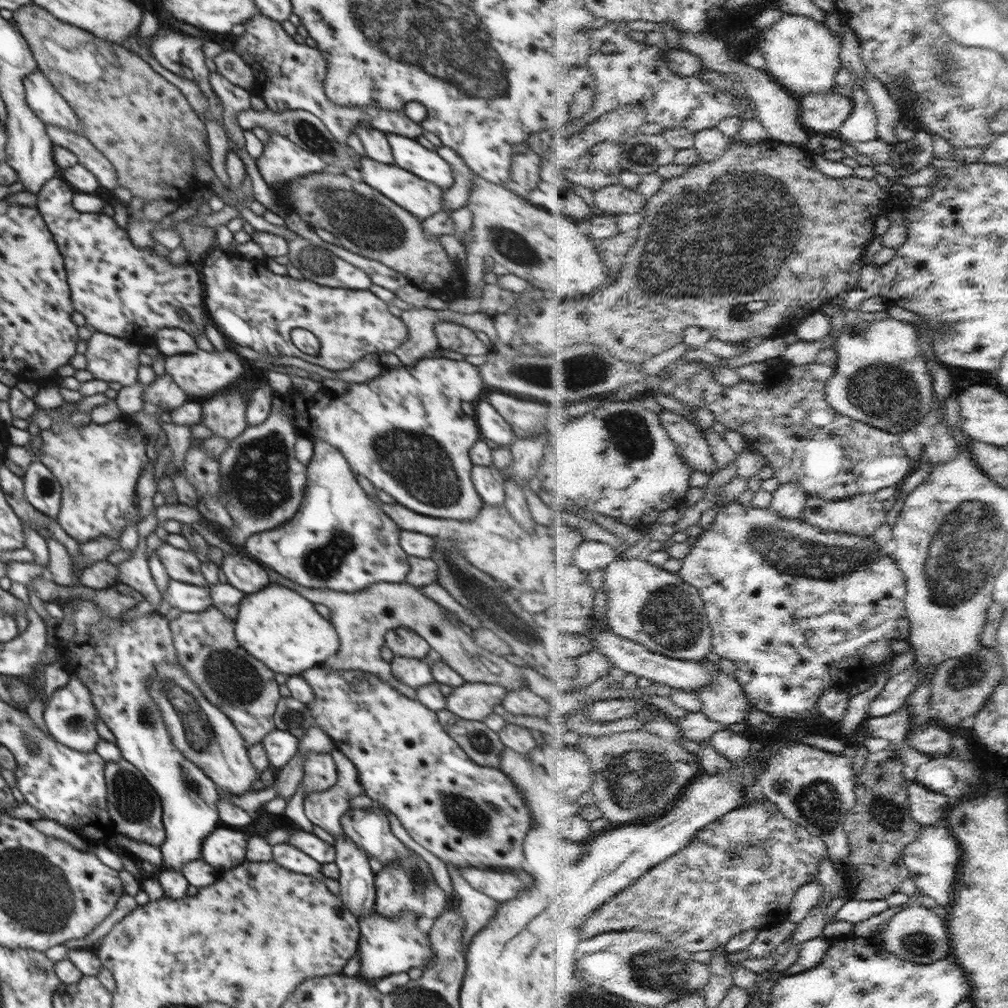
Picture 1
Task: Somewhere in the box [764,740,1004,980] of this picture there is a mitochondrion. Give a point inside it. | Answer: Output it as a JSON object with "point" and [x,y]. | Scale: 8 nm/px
{"point":[819,803]}

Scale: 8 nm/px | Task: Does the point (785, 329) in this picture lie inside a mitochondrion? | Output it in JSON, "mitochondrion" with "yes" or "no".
{"mitochondrion":"no"}

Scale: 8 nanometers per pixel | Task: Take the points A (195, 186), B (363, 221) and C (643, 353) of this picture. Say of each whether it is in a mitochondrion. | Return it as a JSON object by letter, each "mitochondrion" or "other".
{"A":"other","B":"mitochondrion","C":"other"}

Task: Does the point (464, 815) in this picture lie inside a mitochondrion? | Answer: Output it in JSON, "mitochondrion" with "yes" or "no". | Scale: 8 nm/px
{"mitochondrion":"yes"}

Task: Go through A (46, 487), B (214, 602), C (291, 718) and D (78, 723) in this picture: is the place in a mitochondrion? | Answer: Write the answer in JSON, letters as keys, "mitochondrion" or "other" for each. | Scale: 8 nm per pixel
{"A":"other","B":"other","C":"mitochondrion","D":"mitochondrion"}

